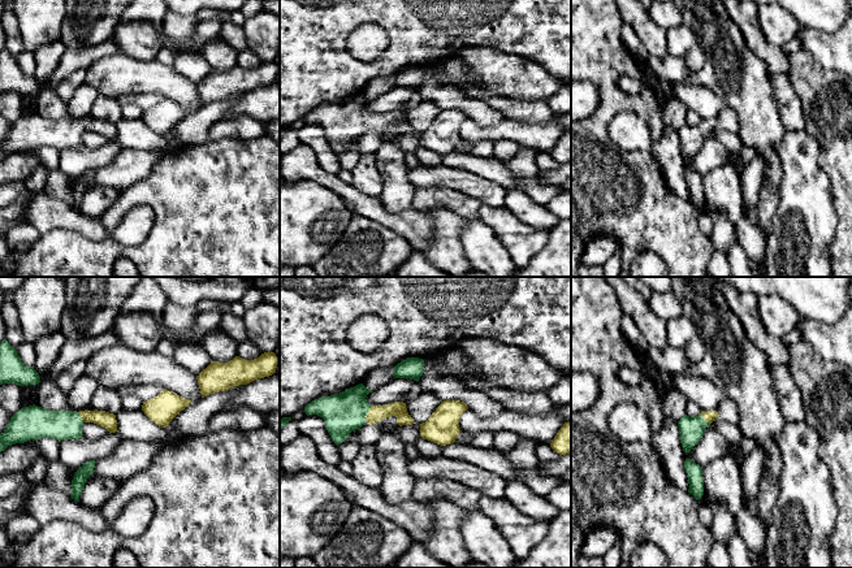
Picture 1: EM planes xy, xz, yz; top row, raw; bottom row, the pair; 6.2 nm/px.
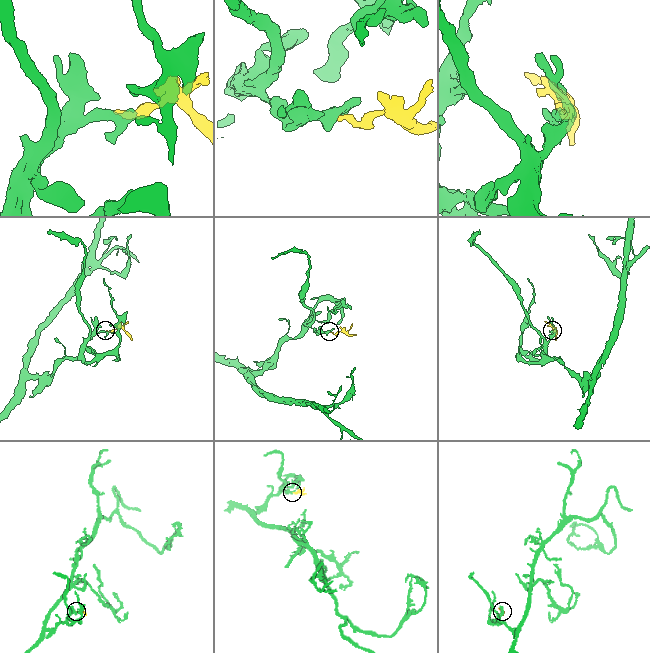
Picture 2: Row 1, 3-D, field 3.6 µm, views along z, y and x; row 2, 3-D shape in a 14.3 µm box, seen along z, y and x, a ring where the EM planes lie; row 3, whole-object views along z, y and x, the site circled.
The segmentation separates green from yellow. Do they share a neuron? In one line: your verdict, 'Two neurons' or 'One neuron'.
One neuron

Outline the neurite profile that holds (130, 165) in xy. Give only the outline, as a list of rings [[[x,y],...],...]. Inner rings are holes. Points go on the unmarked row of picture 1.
[[[169,139],[168,147],[160,151],[122,148],[109,165],[95,170],[94,182],[87,190],[92,186],[108,186],[122,191],[146,178],[160,160],[183,146],[180,139]]]

